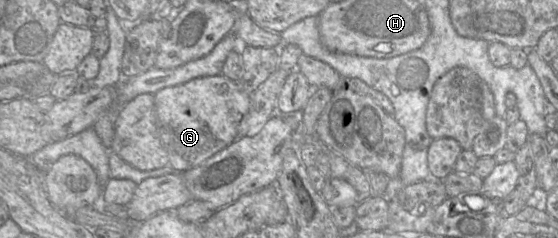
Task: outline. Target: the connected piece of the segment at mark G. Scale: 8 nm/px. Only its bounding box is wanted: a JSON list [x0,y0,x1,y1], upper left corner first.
[154,75,250,173]

